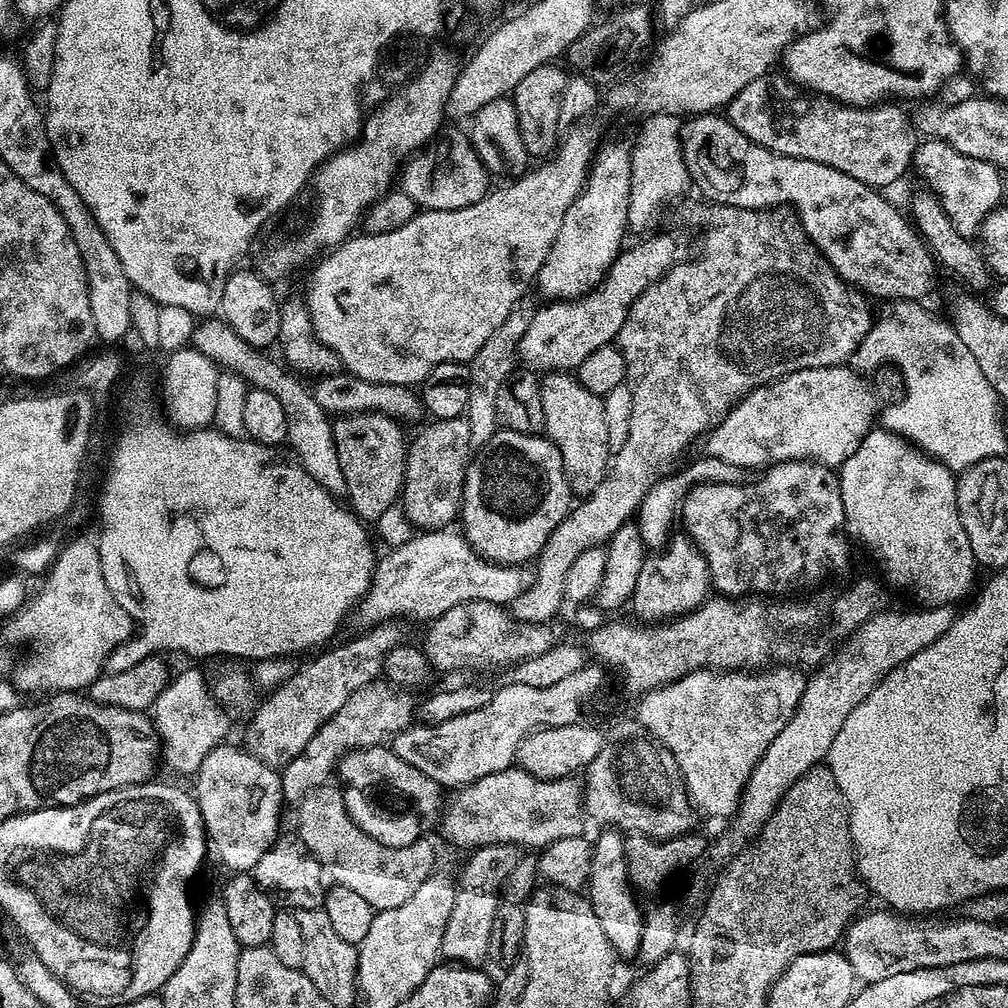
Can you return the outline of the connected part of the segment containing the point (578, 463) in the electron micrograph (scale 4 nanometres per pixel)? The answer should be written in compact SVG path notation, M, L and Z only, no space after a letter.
M553 372L540 385L544 432L560 452L564 477L577 497L587 498L604 480L610 468L610 449L606 434L604 401L586 390L575 375Z

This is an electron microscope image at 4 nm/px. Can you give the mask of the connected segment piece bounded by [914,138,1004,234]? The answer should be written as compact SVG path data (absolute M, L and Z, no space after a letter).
M928 138L917 143L914 172L928 183L927 191L939 200L945 214L963 234L975 233L984 219L1001 203L1000 195L1004 192L1004 184L1000 181L1001 169L990 162L958 154L958 150L941 140Z

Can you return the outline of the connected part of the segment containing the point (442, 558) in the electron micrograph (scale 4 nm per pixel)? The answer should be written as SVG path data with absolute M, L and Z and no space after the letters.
M435 529L427 532L422 532L416 535L413 535L406 543L401 544L400 546L395 546L392 549L389 549L386 555L383 554L377 559L376 568L372 572L371 586L368 588L368 592L364 595L363 599L360 600L354 610L354 617L356 616L356 622L358 627L361 629L367 630L372 627L375 627L377 624L387 623L393 618L400 618L396 616L410 616L418 620L424 620L423 622L428 622L437 617L441 616L442 613L445 613L446 610L454 605L461 604L462 602L468 601L490 601L492 604L498 604L501 606L509 605L512 601L516 600L523 592L526 586L526 576L524 580L522 571L519 567L513 565L501 565L493 564L492 561L487 561L483 556L478 555L473 549L469 546L467 540L464 539L463 535L459 532L452 532L453 529Z

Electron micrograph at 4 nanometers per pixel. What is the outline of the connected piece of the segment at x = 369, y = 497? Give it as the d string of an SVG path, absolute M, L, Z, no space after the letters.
M366 412L366 413L351 413L349 415L343 417L337 417L333 421L332 425L332 433L335 436L336 440L336 449L338 450L339 461L342 465L343 477L346 478L347 484L347 499L350 498L350 508L351 511L355 512L355 514L364 522L376 522L386 510L390 507L394 506L403 491L403 483L404 483L404 470L405 470L405 458L407 456L407 441L406 436L404 440L404 434L401 430L403 428L397 421L390 419L389 416L378 415L376 412Z

